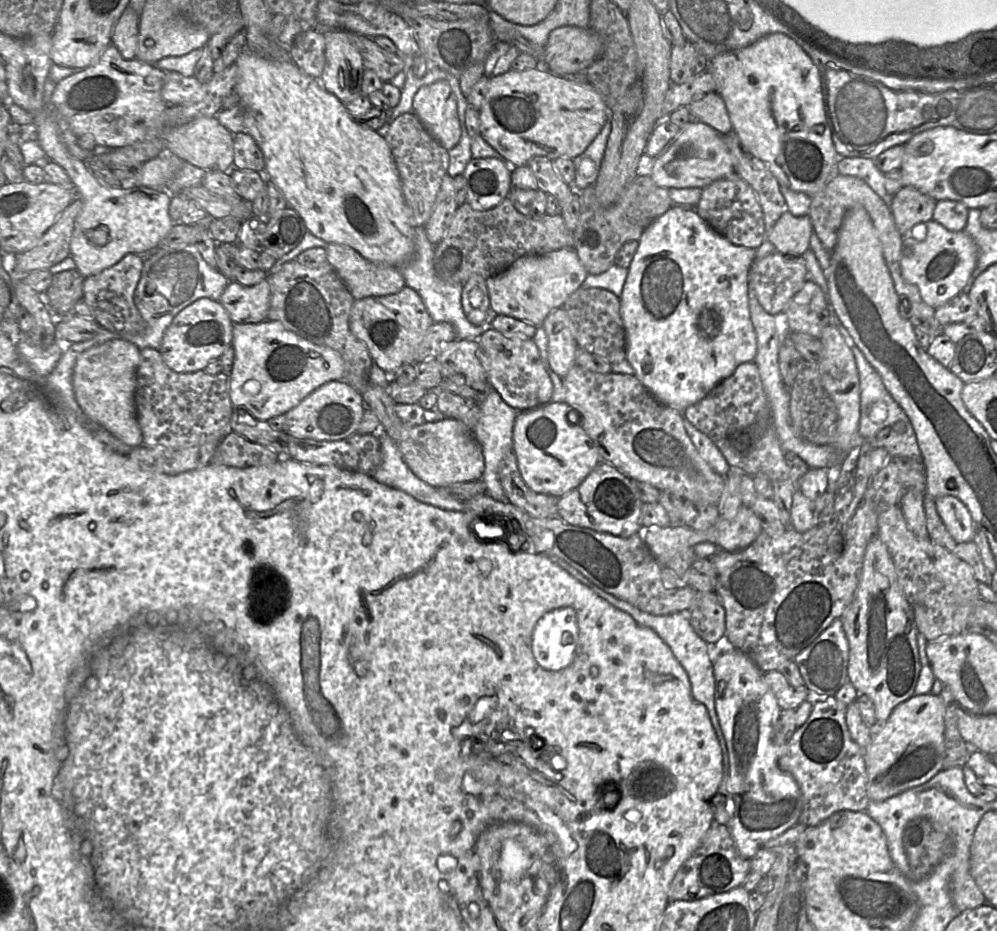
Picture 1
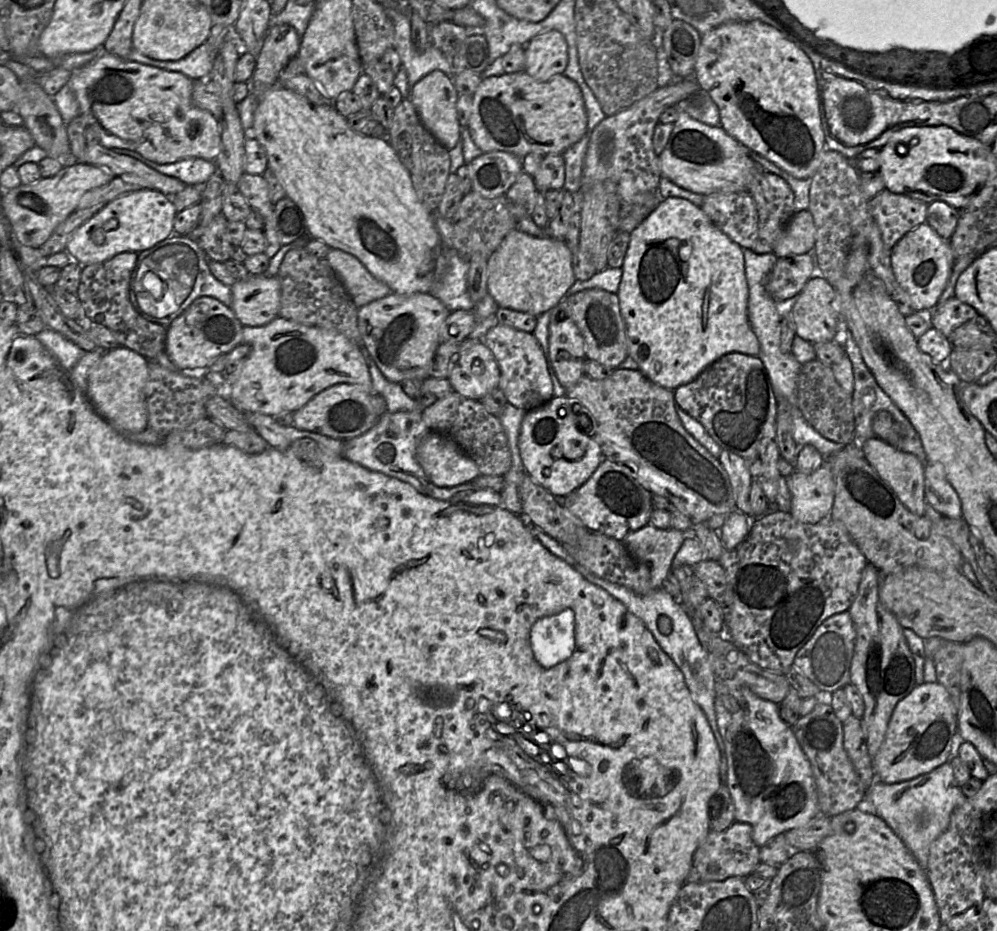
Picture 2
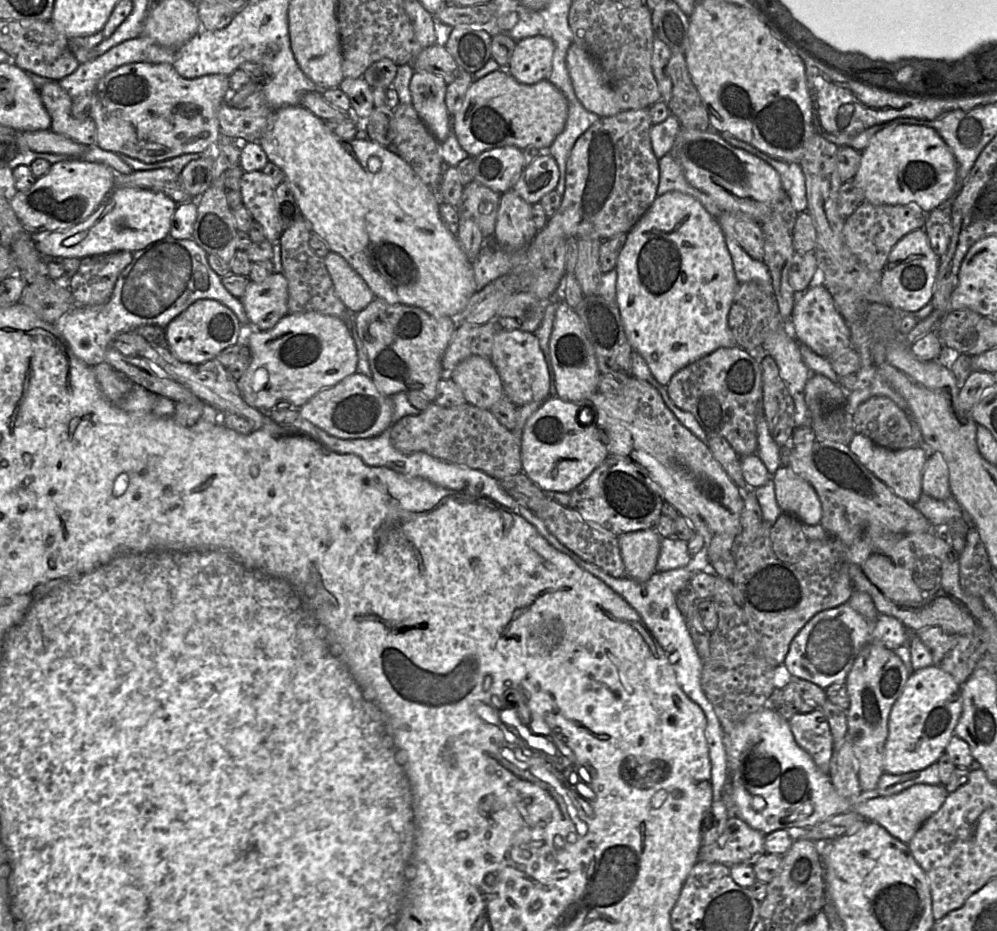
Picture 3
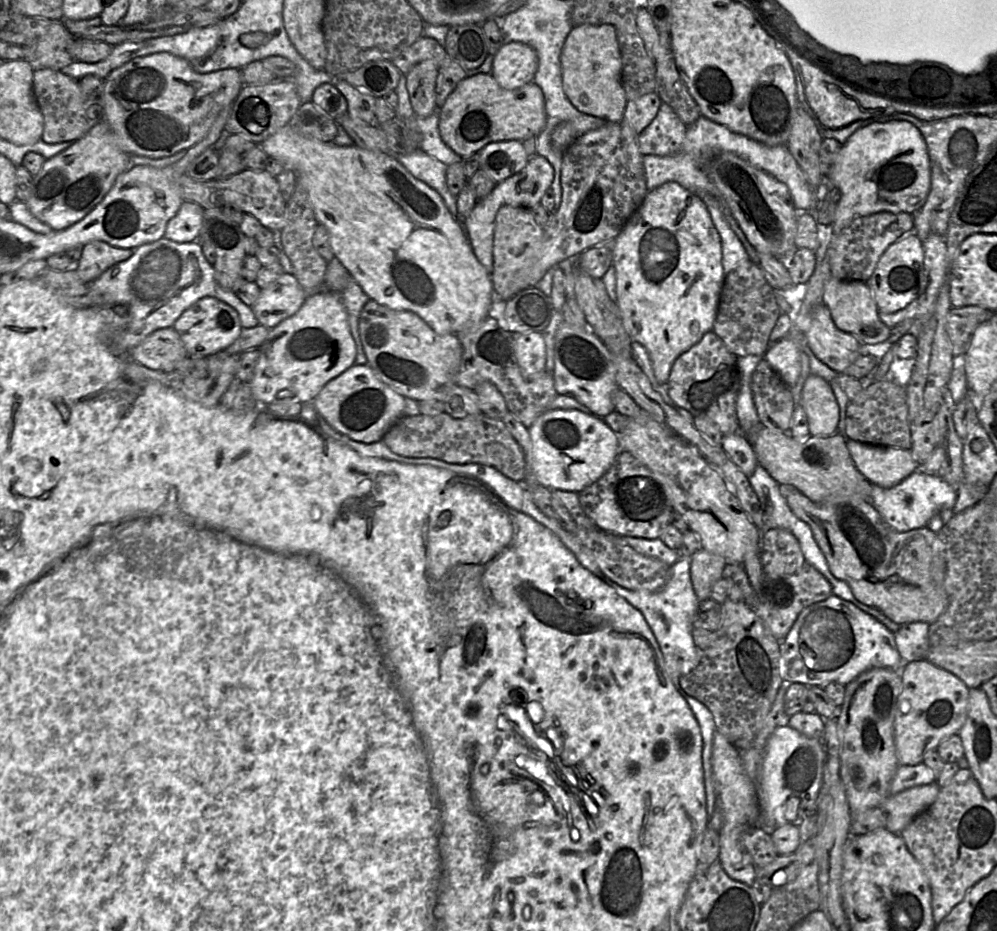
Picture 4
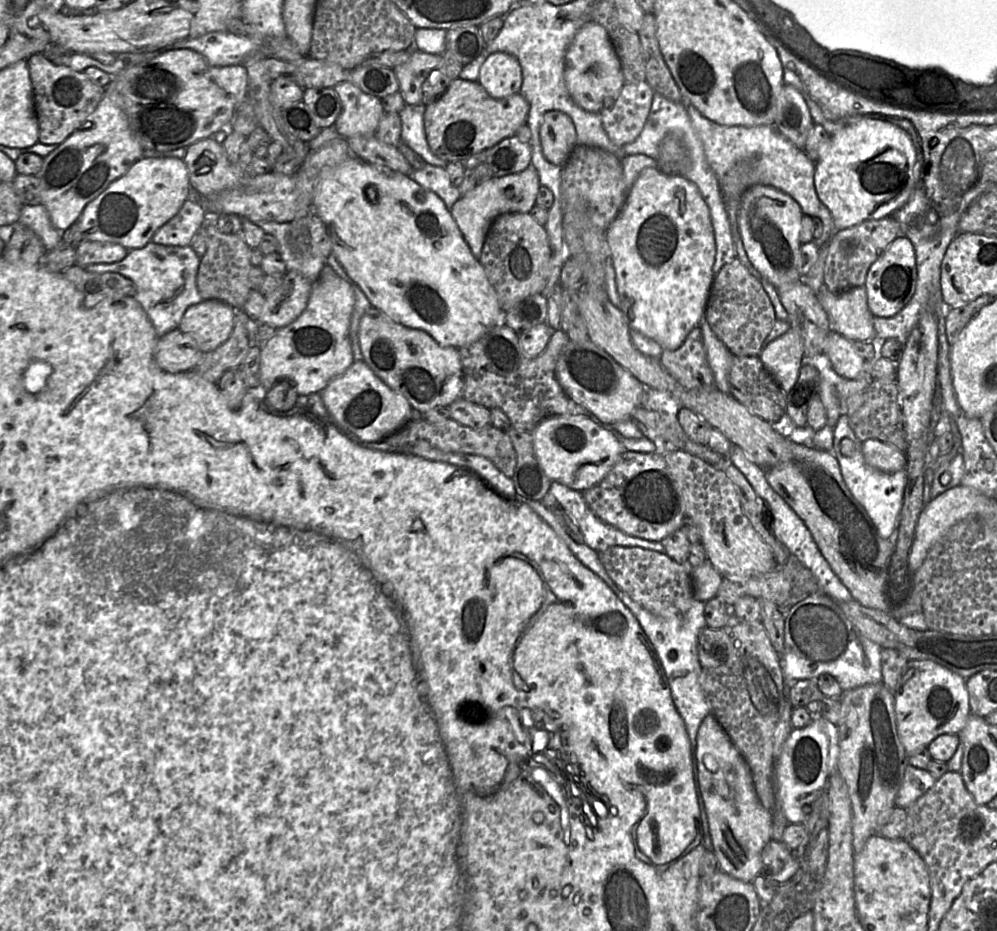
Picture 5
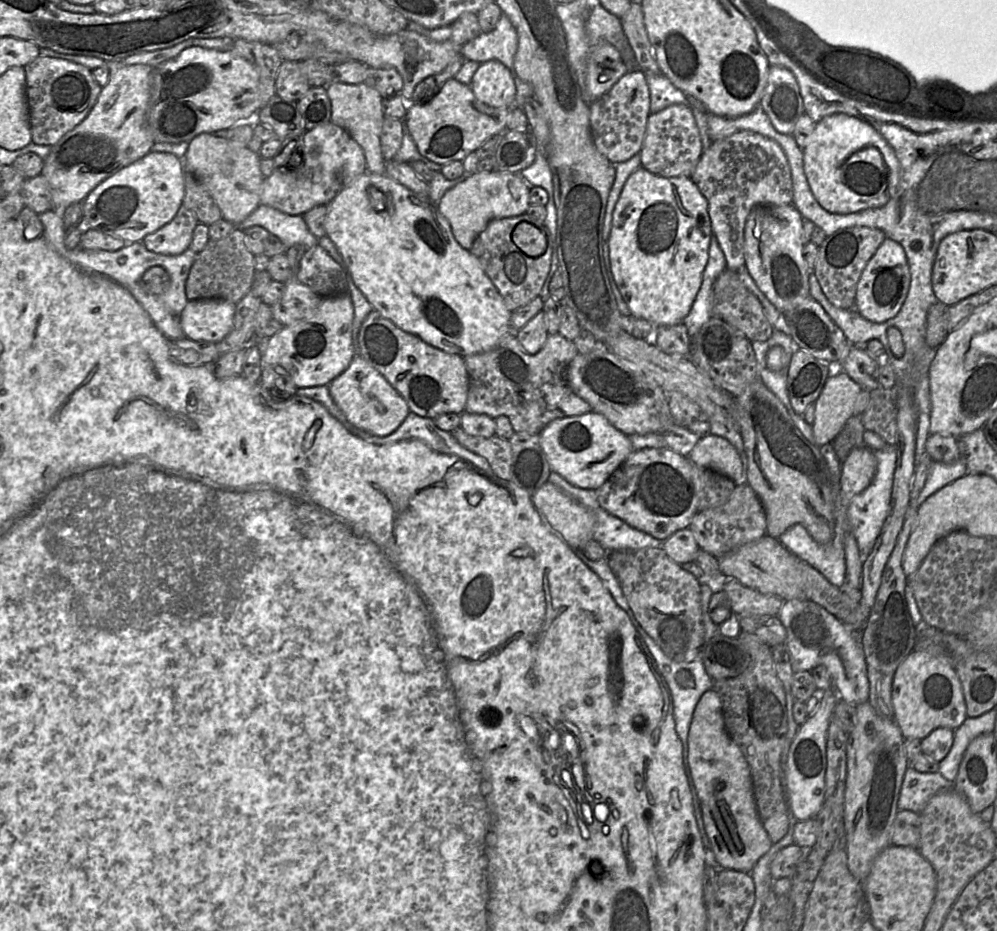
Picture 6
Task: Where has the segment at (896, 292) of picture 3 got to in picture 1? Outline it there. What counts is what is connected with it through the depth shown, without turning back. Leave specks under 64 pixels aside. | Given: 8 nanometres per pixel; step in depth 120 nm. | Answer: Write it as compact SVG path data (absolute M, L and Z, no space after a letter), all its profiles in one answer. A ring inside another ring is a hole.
M934 220L919 223L903 236L900 268L902 277L915 285L923 301L937 308L954 296L964 292L964 287L977 265L978 249L971 236L963 231L952 232Z

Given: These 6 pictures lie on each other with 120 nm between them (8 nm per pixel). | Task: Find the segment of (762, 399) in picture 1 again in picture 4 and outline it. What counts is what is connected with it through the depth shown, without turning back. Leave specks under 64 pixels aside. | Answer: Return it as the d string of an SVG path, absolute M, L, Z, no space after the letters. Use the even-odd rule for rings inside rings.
M710 331L675 360L665 385L670 398L677 406L689 411L693 417L710 420L723 435L729 435L741 432L736 412L736 399L741 383L742 373L738 357Z

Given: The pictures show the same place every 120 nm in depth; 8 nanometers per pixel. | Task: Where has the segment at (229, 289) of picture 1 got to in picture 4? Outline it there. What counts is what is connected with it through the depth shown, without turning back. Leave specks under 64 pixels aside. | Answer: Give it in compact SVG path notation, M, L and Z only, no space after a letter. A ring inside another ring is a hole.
M283 273L264 289L251 307L259 324L272 329L299 311L307 296L294 275Z

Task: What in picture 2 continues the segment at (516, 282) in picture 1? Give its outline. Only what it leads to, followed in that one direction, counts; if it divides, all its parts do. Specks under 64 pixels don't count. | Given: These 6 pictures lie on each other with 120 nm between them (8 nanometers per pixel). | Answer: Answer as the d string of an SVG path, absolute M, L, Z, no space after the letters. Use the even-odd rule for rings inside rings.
M513 230L487 260L488 293L498 307L528 313L538 318L556 307L577 281L572 261L573 253L564 240L533 237Z

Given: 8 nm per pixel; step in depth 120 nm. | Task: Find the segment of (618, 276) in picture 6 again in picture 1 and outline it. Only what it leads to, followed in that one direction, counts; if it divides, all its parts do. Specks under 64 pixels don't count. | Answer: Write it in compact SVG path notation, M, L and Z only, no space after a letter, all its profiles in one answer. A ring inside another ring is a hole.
M672 205L656 218L643 232L639 246L628 267L623 288L621 316L626 330L626 359L634 369L638 380L663 404L684 412L686 408L701 401L721 381L731 376L736 368L746 362L754 362L757 354L756 332L751 322L748 299L748 273L755 259L755 249L737 246L716 232L697 213L696 208Z

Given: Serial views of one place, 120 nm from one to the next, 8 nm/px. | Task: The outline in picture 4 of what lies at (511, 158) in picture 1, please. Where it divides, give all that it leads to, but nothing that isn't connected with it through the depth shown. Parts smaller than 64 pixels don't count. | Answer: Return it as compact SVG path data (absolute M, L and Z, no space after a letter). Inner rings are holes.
M480 73L459 82L439 109L439 132L444 143L462 158L485 145L506 140L536 137L546 126L547 114L542 89L530 82L520 88L502 88L491 73Z

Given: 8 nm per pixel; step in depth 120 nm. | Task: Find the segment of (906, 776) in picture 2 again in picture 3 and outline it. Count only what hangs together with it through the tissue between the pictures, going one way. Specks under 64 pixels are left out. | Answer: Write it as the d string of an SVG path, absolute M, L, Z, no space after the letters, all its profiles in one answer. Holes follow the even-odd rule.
M935 665L911 671L888 718L884 773L904 774L923 770L936 763L954 735L961 714L961 685L950 674Z

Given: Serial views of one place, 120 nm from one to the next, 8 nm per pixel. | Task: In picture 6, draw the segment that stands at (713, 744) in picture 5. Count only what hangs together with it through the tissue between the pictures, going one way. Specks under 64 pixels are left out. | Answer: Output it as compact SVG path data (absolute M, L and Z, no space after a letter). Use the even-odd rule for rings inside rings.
M714 689L707 690L695 707L688 734L688 762L718 868L750 873L773 842L758 813L750 767L726 730L722 701Z

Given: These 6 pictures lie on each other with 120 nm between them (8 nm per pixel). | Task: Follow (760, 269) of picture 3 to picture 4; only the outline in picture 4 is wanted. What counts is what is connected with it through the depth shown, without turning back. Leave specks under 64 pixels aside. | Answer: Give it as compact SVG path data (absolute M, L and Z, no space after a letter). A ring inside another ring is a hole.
M710 194L695 195L705 203L712 222L719 233L722 248L722 266L726 275L743 261L749 260L749 257L742 243L724 219L720 209L720 201Z

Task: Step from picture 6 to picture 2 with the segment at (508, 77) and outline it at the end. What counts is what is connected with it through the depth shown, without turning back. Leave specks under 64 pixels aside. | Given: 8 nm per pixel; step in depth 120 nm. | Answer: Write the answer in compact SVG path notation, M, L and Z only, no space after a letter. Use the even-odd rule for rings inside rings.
M556 30L536 35L525 45L524 54L524 72L539 81L563 74L568 64L566 39Z

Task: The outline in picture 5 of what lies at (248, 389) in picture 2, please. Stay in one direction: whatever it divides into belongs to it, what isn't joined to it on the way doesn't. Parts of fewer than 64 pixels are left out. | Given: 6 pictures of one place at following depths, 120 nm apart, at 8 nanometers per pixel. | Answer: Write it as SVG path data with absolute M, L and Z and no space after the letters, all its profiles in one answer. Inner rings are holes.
M326 264L312 284L310 298L304 312L292 323L277 329L274 336L261 347L260 385L268 390L277 380L288 379L295 385L298 395L308 395L321 393L331 380L343 374L354 362L349 335L354 303L355 295L351 285Z

